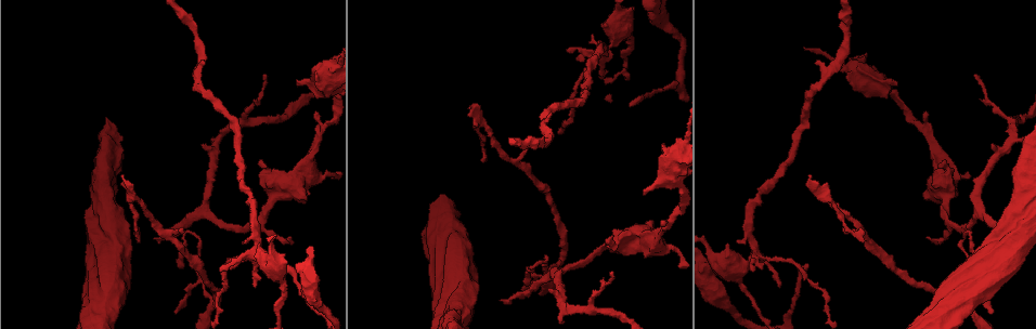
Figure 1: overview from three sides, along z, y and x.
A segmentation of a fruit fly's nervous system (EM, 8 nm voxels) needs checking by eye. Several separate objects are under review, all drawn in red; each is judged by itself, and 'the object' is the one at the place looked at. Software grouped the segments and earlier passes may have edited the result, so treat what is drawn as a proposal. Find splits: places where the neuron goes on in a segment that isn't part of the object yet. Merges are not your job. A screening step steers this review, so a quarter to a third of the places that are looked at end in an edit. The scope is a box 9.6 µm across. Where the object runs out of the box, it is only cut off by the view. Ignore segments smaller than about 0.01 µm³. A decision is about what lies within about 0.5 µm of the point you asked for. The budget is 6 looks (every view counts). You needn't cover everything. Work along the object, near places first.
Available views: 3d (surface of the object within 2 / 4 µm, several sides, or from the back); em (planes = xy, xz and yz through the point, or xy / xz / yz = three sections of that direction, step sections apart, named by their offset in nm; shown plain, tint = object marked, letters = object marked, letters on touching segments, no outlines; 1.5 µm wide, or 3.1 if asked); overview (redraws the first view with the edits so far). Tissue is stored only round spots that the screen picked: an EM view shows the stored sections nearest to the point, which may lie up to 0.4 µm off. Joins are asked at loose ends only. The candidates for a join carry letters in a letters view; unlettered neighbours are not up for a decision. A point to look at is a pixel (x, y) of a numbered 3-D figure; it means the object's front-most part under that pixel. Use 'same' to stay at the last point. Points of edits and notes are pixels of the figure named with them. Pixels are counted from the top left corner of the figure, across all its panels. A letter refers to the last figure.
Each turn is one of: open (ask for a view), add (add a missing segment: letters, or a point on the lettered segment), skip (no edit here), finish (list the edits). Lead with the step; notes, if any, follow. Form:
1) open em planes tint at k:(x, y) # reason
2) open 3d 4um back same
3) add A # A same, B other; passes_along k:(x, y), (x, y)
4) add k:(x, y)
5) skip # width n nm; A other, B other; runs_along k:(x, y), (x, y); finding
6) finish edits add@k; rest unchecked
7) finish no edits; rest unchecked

open 3d 4um at 1:(107, 180) # thick end

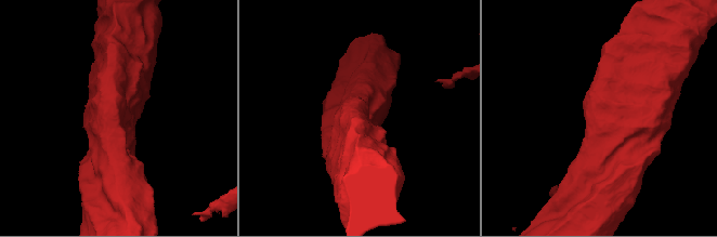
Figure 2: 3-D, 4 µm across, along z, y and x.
open em planes letters at 2:(586, 117)

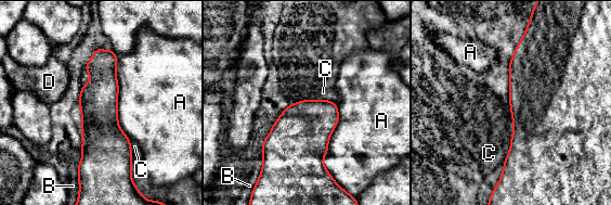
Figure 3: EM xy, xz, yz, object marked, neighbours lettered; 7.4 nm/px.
skip # A other, B other, C other, D other; border 3:(115, 53), (118, 126), (130, 139); none of them fits

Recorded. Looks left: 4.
open em planes letters at 1:(153, 239) # an open end

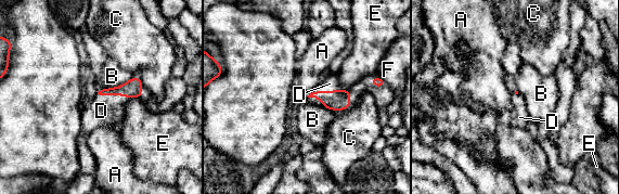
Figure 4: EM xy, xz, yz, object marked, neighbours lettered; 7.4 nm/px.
add 4:(330, 83) # A other, B other, C other, D same, E other, F other; passes_along 4:(339, 100), (323, 91), (330, 83); it goes on there

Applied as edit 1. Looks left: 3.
open em xy step 8 tint at 1:(807, 267)

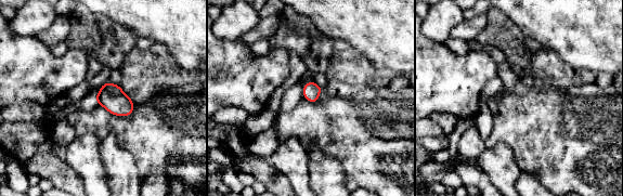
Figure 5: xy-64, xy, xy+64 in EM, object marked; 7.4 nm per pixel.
open em planes letters same # another direction

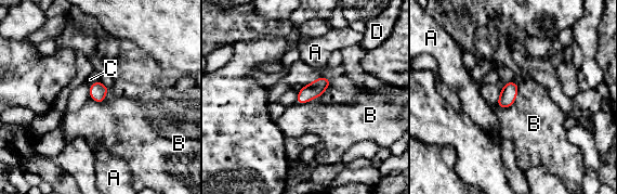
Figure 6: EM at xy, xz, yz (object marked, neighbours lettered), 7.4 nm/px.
add 6:(90, 79) # A other, B other, C same, D other; passes_along 6:(97, 90), (94, 82), (90, 79); the neuron continues

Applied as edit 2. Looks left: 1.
finish edits add@4, add@6; rest unchecked

